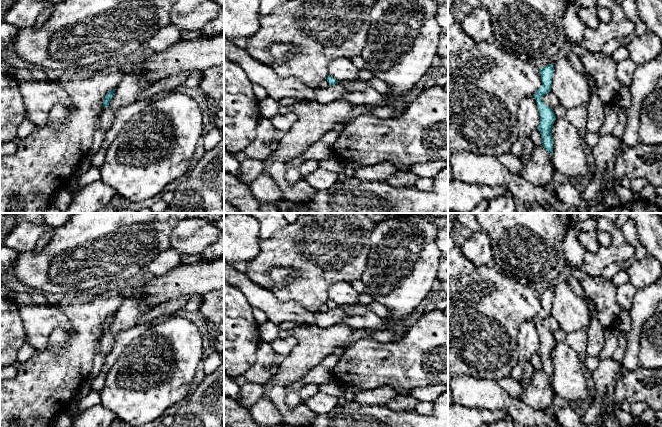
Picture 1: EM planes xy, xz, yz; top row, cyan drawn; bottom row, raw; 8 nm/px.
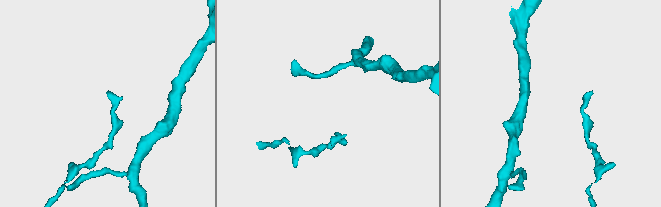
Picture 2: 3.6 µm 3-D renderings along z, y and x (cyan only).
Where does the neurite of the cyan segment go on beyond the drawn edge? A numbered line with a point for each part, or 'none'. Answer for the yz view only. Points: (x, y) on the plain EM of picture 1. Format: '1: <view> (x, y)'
none

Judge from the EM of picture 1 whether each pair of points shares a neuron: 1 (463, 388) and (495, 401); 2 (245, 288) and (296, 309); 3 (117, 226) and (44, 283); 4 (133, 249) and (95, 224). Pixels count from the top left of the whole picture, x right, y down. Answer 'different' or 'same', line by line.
1: same
2: same
3: same
4: same

